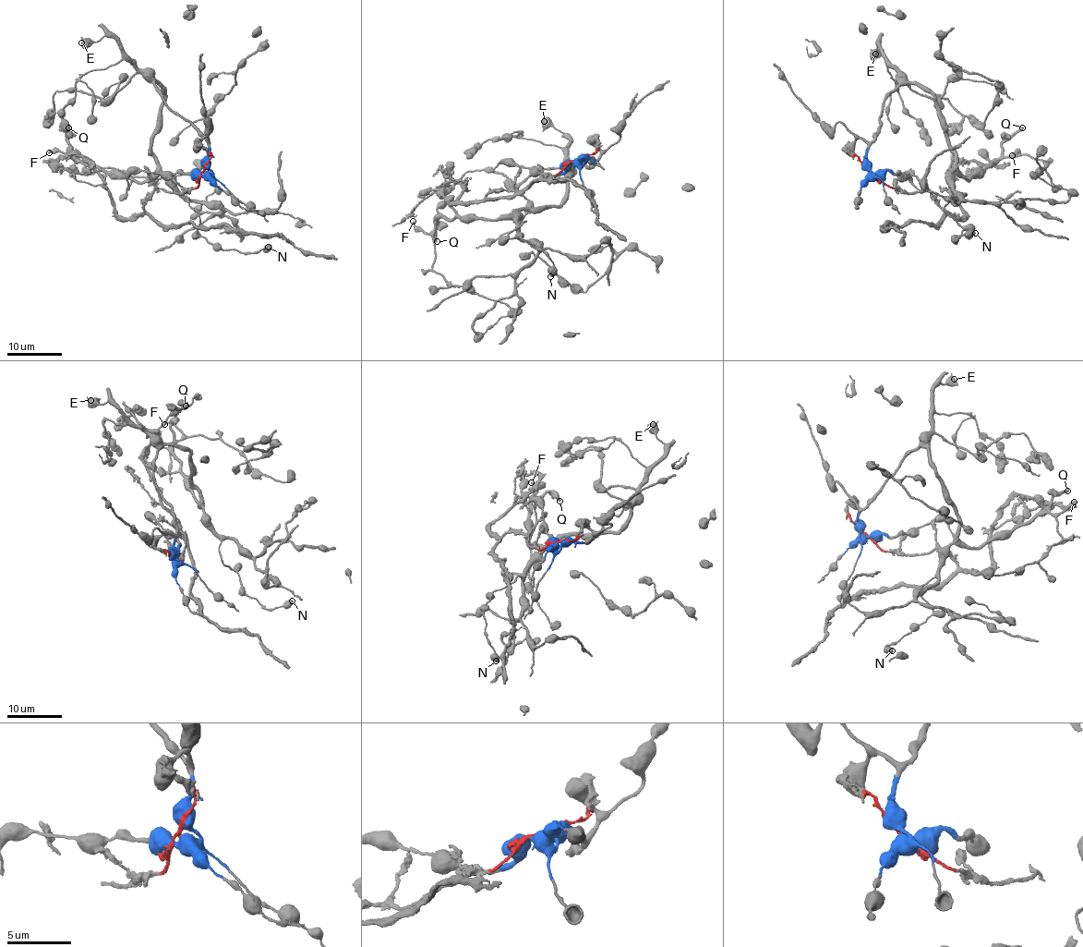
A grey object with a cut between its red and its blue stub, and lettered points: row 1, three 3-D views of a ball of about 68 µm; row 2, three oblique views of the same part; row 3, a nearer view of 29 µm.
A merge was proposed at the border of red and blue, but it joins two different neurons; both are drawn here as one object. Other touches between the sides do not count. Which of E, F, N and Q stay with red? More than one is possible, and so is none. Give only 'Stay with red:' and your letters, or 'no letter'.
Stay with red: no letter

